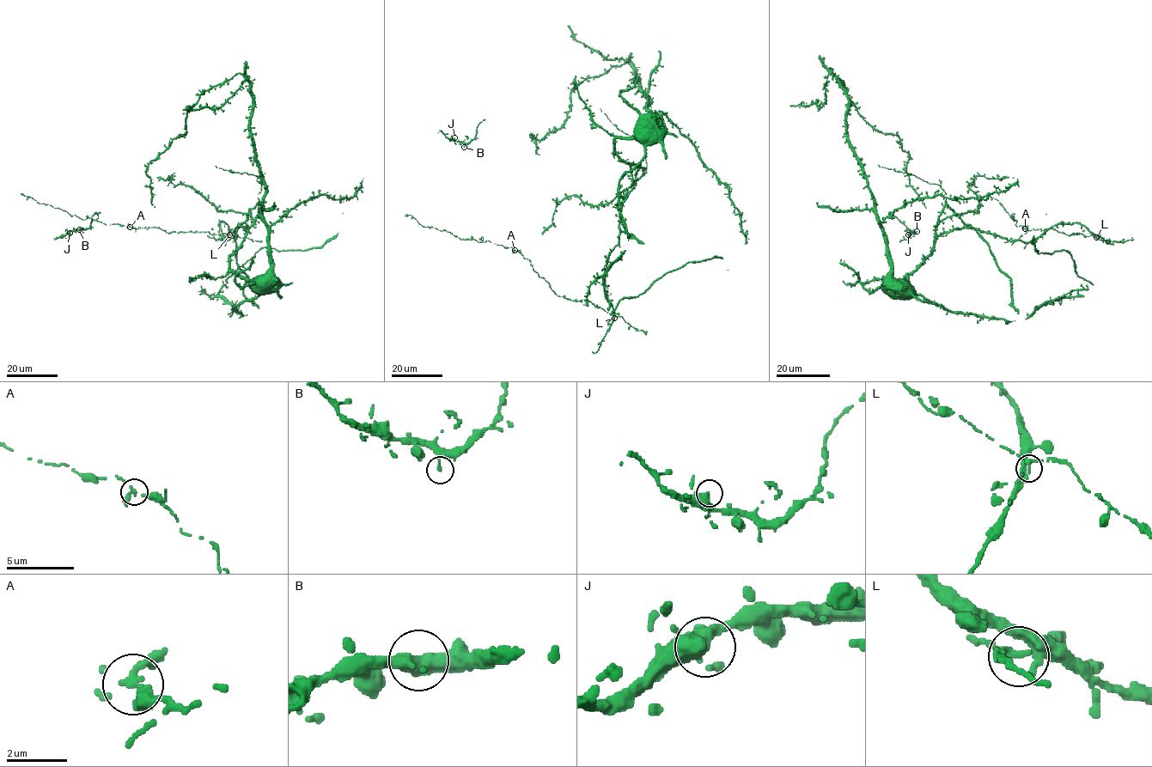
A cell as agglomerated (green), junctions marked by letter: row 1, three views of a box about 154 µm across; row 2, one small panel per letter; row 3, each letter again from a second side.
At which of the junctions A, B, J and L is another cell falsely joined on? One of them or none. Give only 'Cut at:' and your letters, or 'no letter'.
Cut at: L

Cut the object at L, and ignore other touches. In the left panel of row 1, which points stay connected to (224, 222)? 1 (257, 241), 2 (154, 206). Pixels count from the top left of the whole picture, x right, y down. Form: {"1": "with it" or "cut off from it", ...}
{"1": "cut off from it", "2": "with it"}

